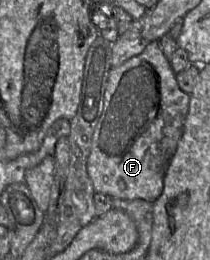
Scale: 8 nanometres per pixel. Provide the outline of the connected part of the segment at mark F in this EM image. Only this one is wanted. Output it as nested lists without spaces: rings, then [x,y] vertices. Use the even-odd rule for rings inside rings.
[[[158,41],[151,42],[141,54],[122,65],[113,67],[109,72],[103,111],[95,127],[87,159],[87,174],[95,193],[115,199],[156,201],[163,191],[166,170],[183,133],[189,100],[190,95],[179,88],[176,74]]]

